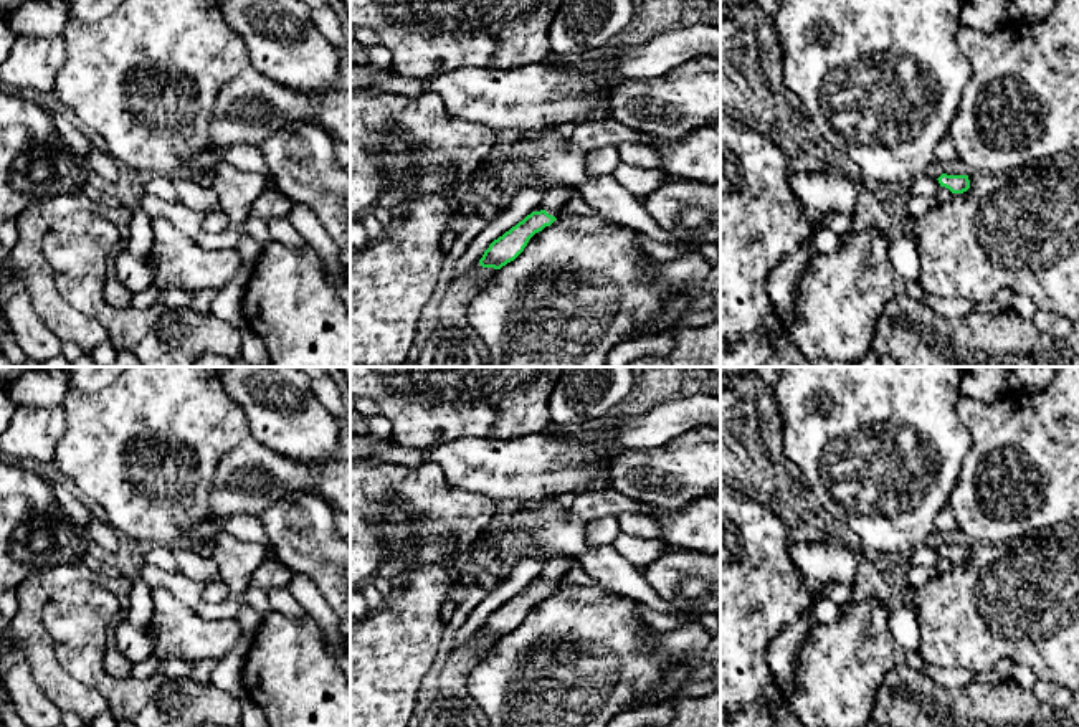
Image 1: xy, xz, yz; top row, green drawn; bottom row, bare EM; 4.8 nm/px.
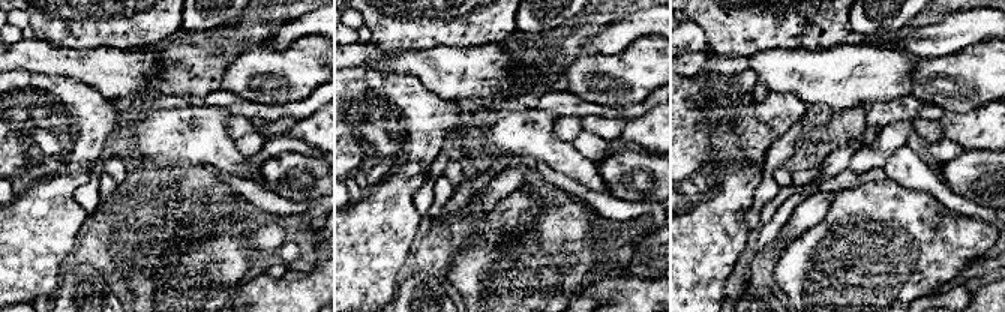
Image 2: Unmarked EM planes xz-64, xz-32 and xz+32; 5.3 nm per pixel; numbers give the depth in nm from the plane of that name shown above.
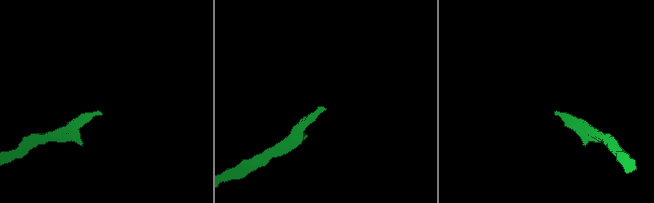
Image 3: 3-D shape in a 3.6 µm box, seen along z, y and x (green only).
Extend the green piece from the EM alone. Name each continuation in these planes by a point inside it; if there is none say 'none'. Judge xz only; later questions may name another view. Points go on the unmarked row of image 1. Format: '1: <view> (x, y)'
1: xz (556, 569)

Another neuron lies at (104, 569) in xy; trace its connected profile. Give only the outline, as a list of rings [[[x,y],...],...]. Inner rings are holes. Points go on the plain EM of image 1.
[[[88,552],[81,557],[81,562],[84,565],[88,565],[91,570],[94,570],[101,577],[111,577],[111,578],[114,578],[114,577],[119,575],[119,570],[112,563],[102,562],[99,558],[93,557]]]

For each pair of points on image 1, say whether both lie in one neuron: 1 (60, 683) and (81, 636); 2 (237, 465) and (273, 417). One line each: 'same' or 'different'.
1: different
2: different

